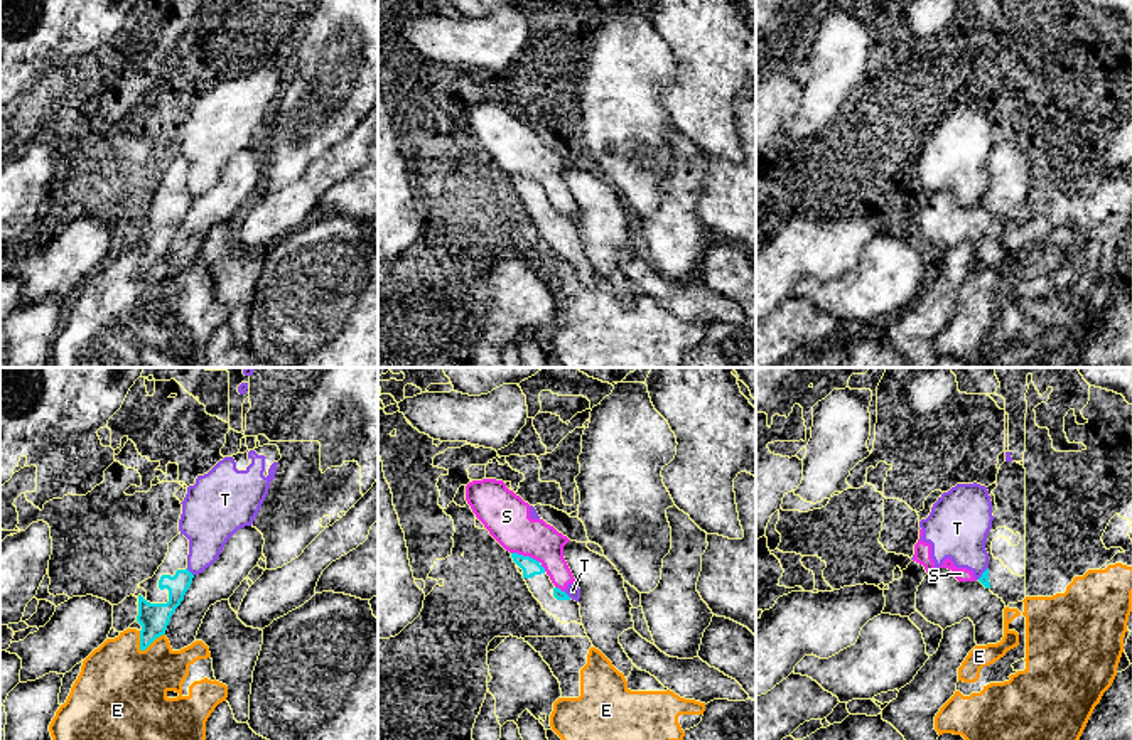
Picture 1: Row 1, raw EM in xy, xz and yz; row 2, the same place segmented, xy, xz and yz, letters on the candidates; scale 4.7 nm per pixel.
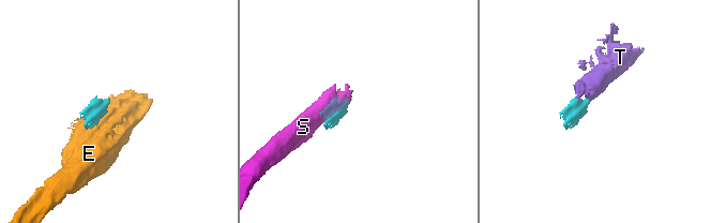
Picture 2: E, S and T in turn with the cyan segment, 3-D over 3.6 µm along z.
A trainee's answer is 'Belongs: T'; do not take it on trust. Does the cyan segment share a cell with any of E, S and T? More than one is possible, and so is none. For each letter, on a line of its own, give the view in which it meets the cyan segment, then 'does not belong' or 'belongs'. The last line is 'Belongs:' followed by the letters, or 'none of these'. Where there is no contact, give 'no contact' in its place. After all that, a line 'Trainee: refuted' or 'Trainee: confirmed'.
E: contact in xy; does not belong
S: contact in xz; does not belong
T: contact in xy; does not belong
Belongs: none of these
Trainee: refuted

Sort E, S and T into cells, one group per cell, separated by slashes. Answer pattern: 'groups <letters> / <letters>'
groups E / S T

